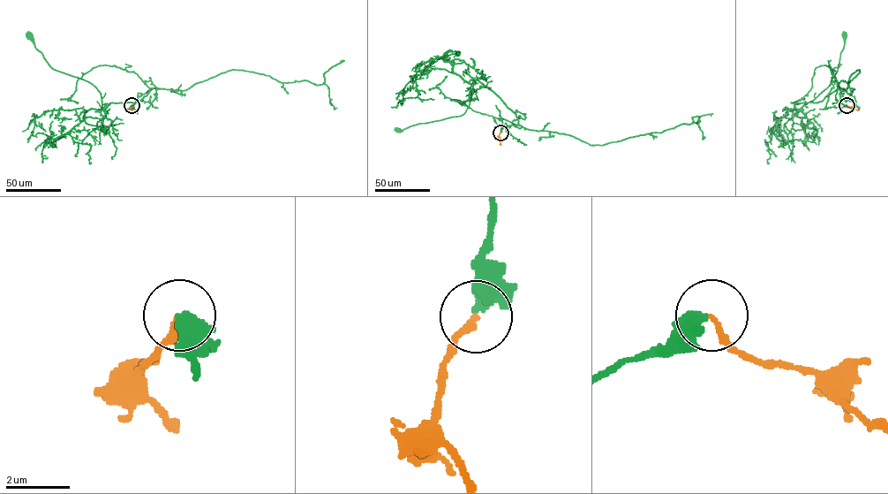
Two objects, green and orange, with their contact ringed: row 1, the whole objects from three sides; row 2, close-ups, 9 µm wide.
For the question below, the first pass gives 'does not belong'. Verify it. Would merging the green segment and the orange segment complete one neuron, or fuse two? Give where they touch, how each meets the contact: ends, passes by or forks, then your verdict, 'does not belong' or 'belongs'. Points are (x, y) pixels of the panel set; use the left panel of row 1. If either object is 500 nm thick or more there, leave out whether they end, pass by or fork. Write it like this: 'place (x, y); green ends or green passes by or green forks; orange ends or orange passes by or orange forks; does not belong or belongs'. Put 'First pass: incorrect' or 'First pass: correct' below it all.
place (131, 105); green passes by; orange ends; belongs
First pass: incorrect

